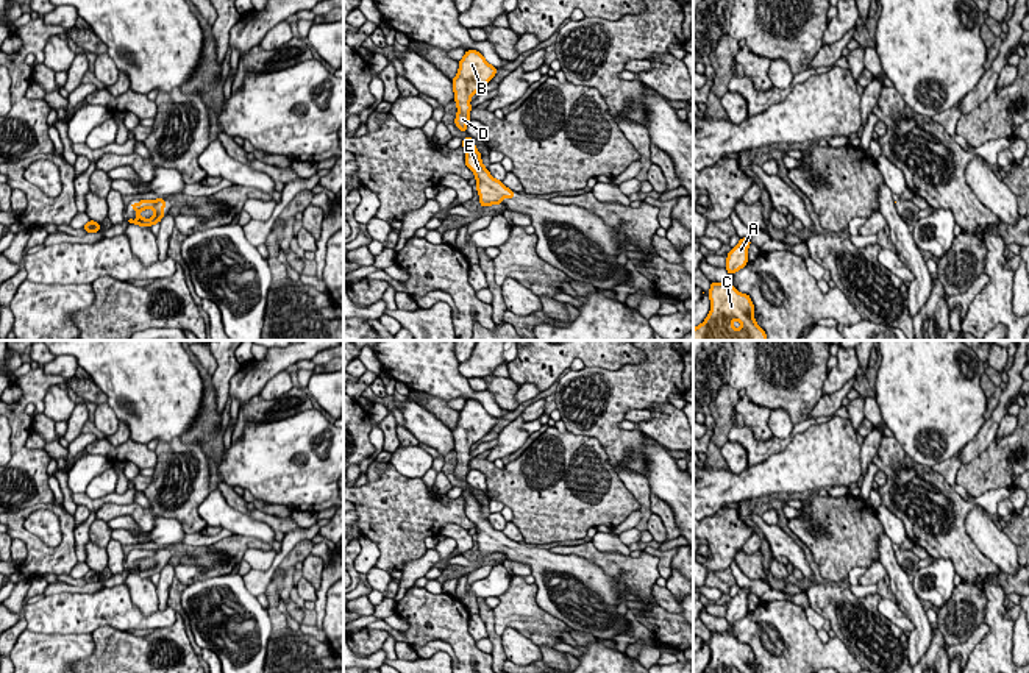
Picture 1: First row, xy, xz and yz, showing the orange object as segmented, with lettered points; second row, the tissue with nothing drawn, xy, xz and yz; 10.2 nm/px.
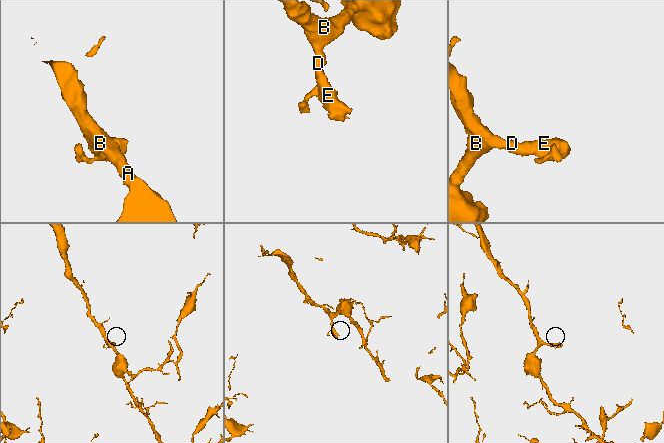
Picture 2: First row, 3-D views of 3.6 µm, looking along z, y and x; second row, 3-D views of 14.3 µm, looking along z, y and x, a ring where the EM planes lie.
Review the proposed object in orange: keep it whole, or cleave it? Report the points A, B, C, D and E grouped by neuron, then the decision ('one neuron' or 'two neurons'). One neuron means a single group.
groups A B C D E; one neuron

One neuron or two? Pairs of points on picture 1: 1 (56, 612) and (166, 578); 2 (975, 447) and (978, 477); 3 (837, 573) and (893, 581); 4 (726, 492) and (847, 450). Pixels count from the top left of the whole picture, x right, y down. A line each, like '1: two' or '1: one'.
1: two
2: two
3: two
4: one

